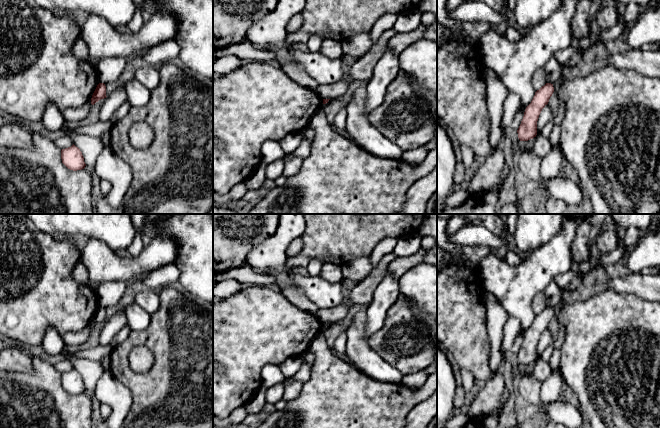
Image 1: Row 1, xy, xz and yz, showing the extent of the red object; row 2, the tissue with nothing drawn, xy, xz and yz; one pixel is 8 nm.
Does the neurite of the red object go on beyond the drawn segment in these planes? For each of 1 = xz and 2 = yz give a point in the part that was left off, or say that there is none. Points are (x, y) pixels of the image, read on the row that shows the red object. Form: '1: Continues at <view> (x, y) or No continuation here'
1: No continuation here
2: No continuation here

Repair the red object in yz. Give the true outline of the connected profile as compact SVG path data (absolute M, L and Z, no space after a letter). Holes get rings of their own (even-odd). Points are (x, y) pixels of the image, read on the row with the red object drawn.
M546 83L535 95L531 103L526 107L523 119L517 130L520 141L528 141L537 135L537 121L542 109L548 104L554 92L553 84Z

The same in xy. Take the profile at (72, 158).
M74 144L61 150L62 163L70 170L77 171L85 168L82 152Z

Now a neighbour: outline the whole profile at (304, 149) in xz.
M306 129L300 131L302 135L302 142L300 143L299 147L296 148L293 152L288 155L284 156L284 159L288 157L298 157L301 159L305 159L309 156L311 152L311 141L312 138L306 133Z

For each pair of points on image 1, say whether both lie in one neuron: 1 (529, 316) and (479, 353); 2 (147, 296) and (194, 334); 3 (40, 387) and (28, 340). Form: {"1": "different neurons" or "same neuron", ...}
{"1": "different neurons", "2": "different neurons", "3": "different neurons"}

